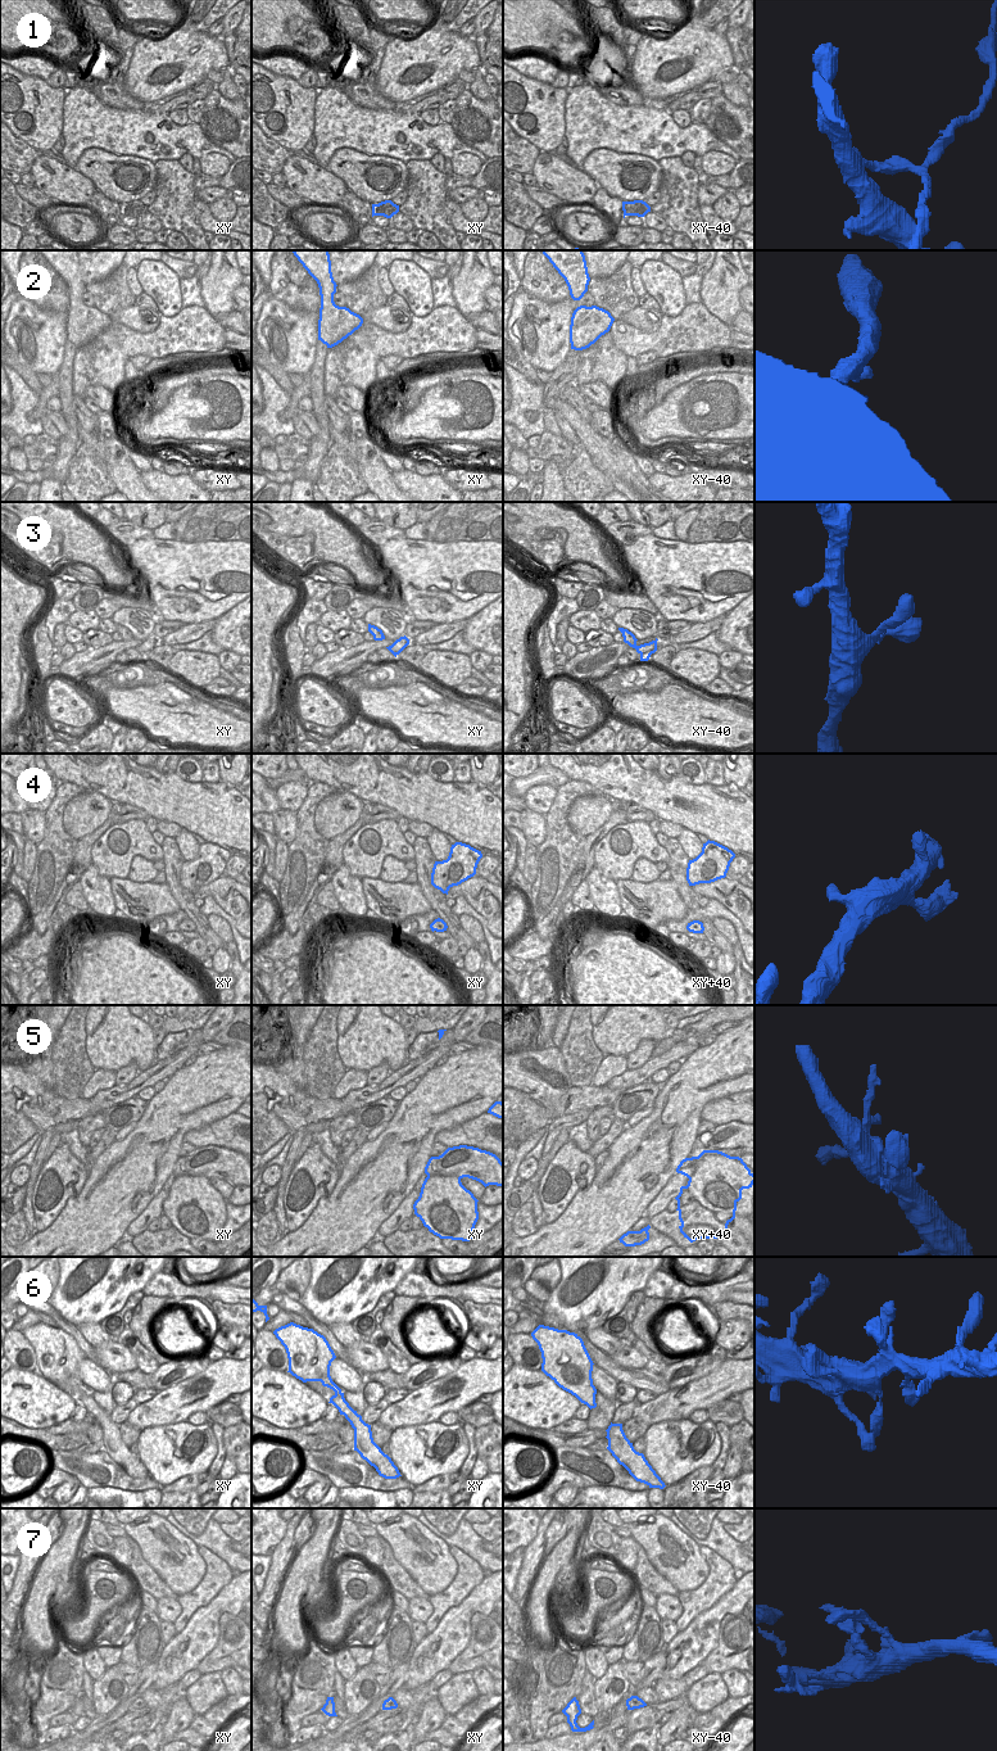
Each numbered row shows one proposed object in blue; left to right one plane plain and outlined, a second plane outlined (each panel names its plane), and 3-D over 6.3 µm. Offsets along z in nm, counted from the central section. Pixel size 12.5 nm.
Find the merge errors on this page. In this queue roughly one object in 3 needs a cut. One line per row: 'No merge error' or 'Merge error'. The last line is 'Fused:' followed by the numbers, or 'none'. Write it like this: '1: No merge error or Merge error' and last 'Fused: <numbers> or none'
1: Merge error
2: No merge error
3: No merge error
4: No merge error
5: Merge error
6: No merge error
7: No merge error
Fused: 1, 5.

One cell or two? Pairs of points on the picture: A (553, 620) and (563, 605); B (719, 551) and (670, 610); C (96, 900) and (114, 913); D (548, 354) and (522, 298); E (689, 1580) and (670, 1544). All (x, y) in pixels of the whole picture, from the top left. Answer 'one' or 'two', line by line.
A: one
B: one
C: one
D: one
E: one

